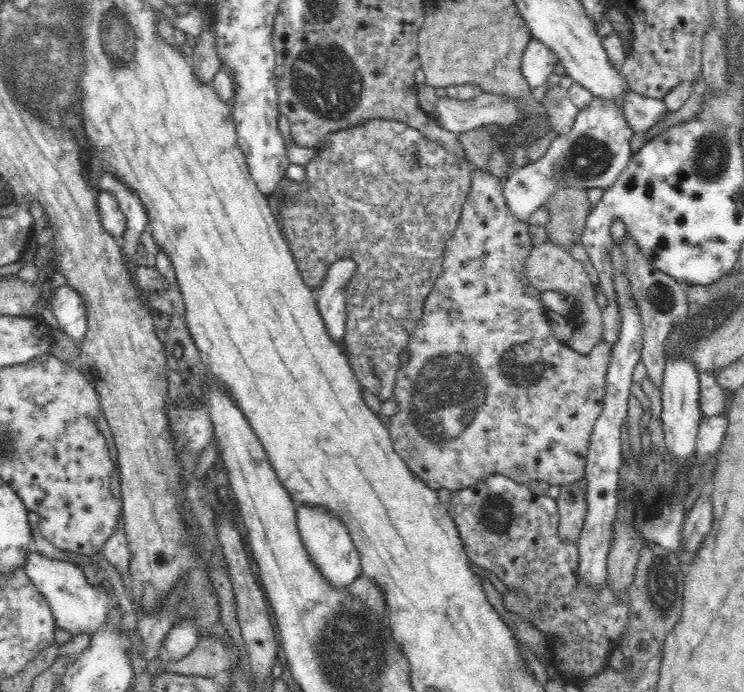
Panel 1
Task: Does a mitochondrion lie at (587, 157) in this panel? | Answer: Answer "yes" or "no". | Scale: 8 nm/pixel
yes

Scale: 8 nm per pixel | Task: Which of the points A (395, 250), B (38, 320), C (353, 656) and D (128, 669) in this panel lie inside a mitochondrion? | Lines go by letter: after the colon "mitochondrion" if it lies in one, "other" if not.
A: mitochondrion
B: other
C: mitochondrion
D: other

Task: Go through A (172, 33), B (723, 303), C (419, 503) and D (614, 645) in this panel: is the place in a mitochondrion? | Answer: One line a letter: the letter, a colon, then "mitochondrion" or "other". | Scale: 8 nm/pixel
A: other
B: mitochondrion
C: other
D: other

